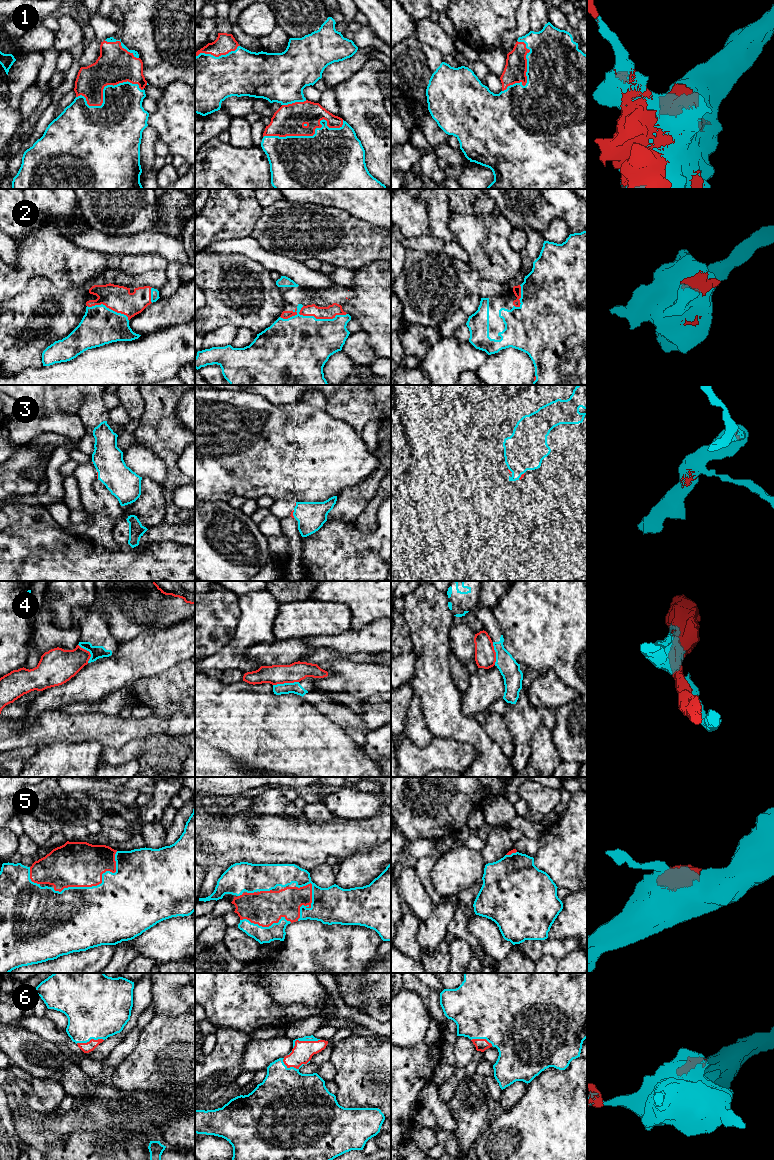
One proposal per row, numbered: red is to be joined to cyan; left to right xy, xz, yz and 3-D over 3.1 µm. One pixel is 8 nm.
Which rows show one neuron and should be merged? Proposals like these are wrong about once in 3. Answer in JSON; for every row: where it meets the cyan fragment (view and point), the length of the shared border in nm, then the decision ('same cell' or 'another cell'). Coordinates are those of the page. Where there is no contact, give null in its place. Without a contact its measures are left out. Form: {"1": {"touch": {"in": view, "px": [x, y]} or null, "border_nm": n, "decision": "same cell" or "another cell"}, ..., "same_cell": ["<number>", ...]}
{"1": {"touch": {"in": "xz", "px": [310, 136]}, "border_nm": 650, "decision": "same cell"}, "2": {"touch": {"in": "xz", "px": [313, 316]}, "border_nm": 550, "decision": "same cell"}, "3": {"touch": {"in": "xz", "px": [293, 514]}, "border_nm": 70, "decision": "same cell"}, "4": {"touch": {"in": "xz", "px": [285, 683]}, "border_nm": 220, "decision": "another cell"}, "5": {"touch": {"in": "xy", "px": [97, 885]}, "border_nm": 600, "decision": "same cell"}, "6": {"touch": {"in": "xz", "px": [303, 1040]}, "border_nm": 220, "decision": "same cell"}, "same_cell": ["1", "2", "3", "5", "6"]}

